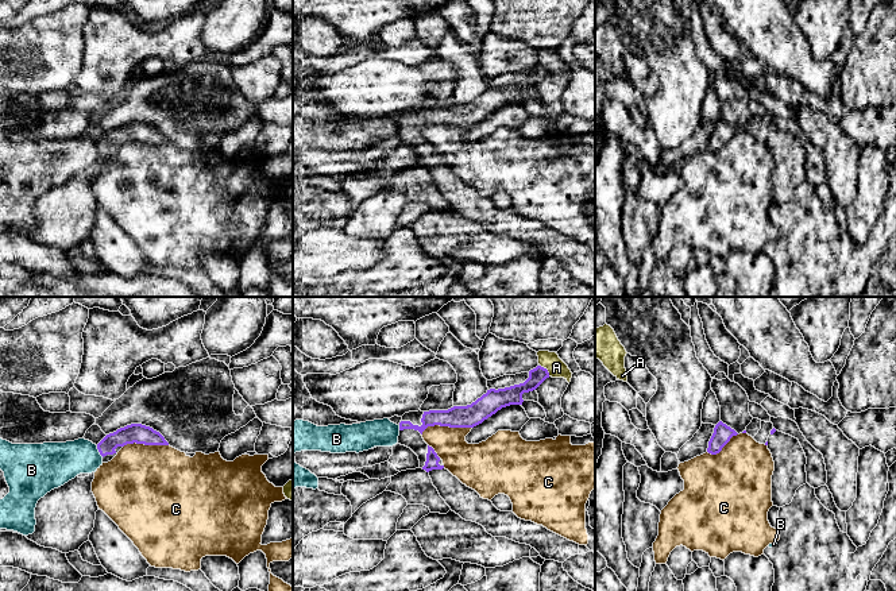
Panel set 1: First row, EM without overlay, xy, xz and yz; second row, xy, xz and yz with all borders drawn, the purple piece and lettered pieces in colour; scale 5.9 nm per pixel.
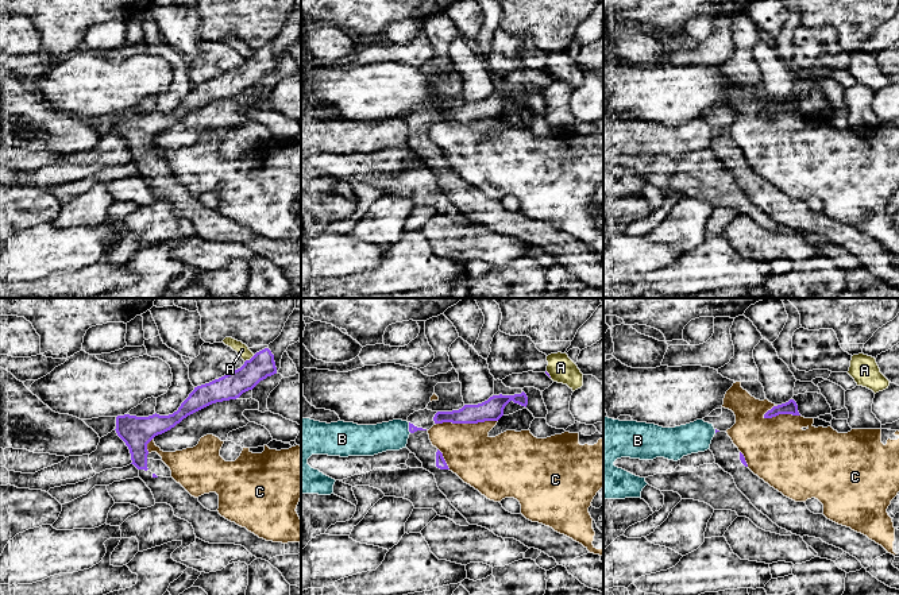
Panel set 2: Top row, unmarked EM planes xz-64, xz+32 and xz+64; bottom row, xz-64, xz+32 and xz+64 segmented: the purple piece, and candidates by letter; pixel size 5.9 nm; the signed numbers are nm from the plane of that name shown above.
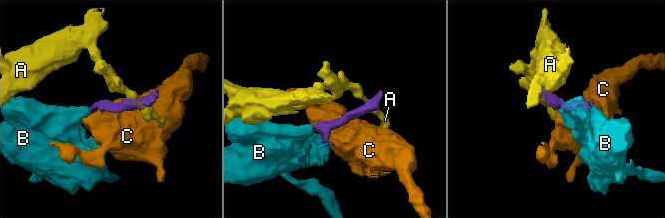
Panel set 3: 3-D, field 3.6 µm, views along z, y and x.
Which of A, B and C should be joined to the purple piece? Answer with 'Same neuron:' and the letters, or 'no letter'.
Same neuron: no letter

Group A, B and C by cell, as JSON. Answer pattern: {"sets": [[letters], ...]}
{"sets": [["A"], ["B"], ["C"]]}

